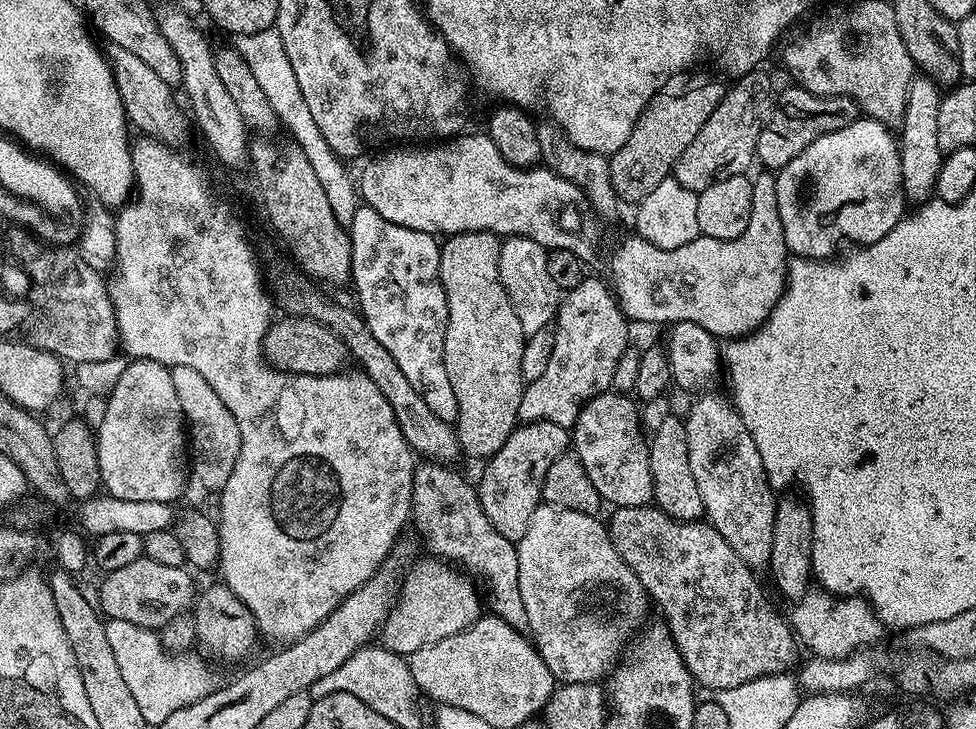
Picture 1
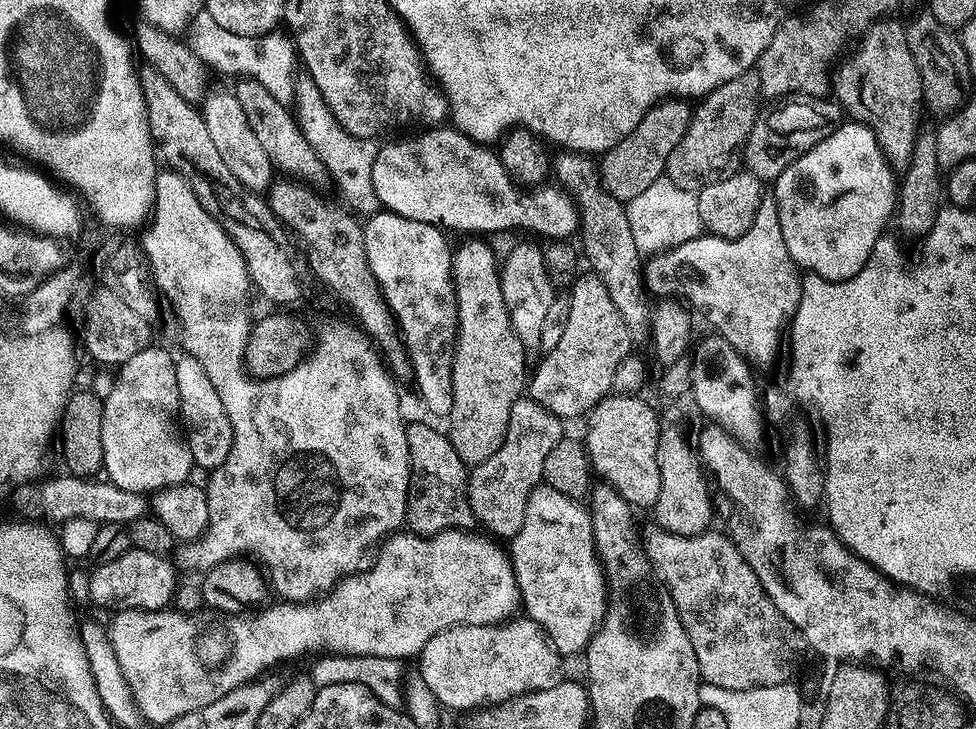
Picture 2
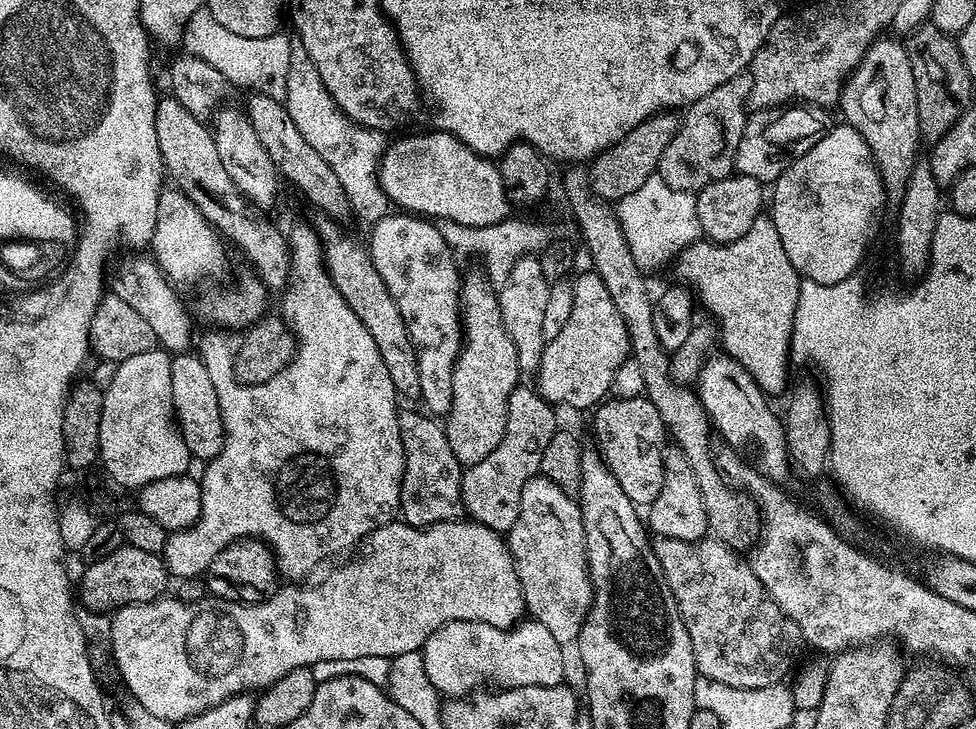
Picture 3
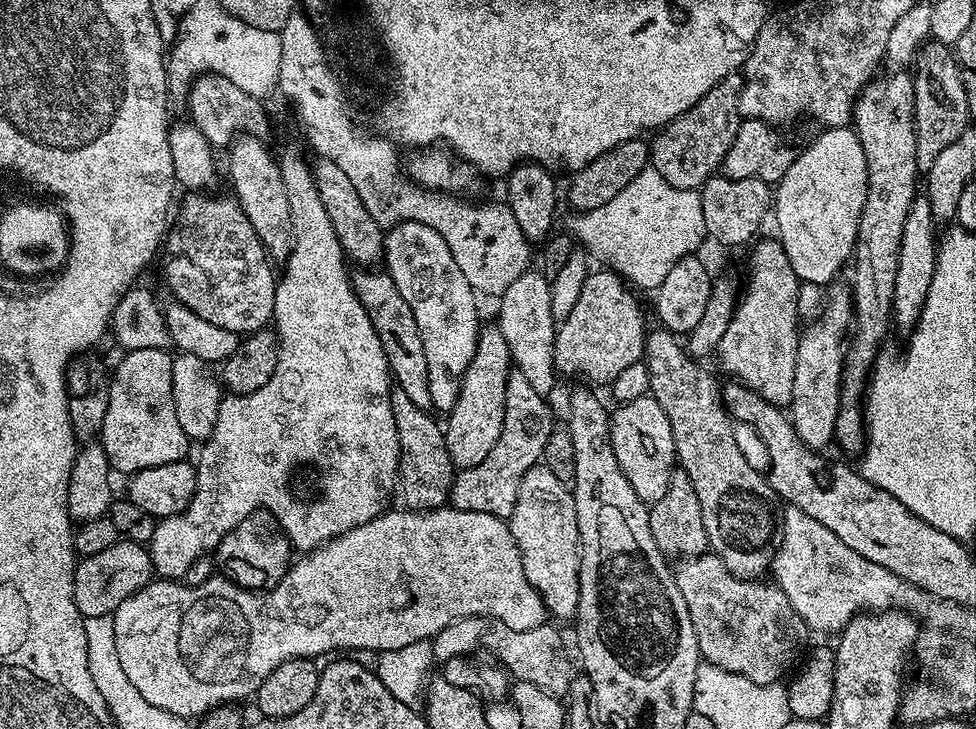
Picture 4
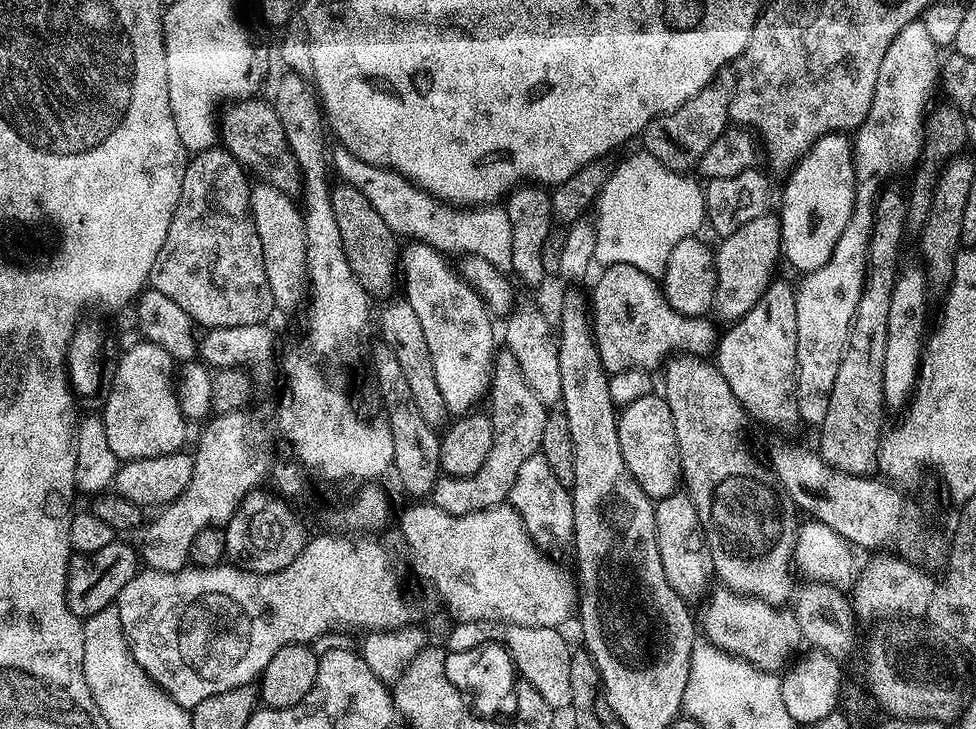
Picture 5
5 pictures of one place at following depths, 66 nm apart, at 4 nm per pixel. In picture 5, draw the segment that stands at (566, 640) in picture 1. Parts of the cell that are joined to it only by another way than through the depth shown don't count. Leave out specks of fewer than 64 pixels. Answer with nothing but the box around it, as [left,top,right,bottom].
[508,454,574,546]

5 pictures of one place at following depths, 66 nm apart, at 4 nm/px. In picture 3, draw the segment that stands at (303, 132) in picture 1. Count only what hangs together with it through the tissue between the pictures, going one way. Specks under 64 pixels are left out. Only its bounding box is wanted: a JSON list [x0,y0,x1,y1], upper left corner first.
[182,10,293,101]

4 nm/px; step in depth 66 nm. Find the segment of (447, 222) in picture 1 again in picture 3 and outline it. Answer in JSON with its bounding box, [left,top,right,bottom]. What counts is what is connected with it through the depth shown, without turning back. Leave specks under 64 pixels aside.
[378,130,510,227]

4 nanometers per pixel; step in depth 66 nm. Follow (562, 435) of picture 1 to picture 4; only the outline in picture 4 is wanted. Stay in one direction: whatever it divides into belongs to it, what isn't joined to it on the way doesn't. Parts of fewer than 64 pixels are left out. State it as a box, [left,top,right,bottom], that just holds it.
[451,371,554,518]

